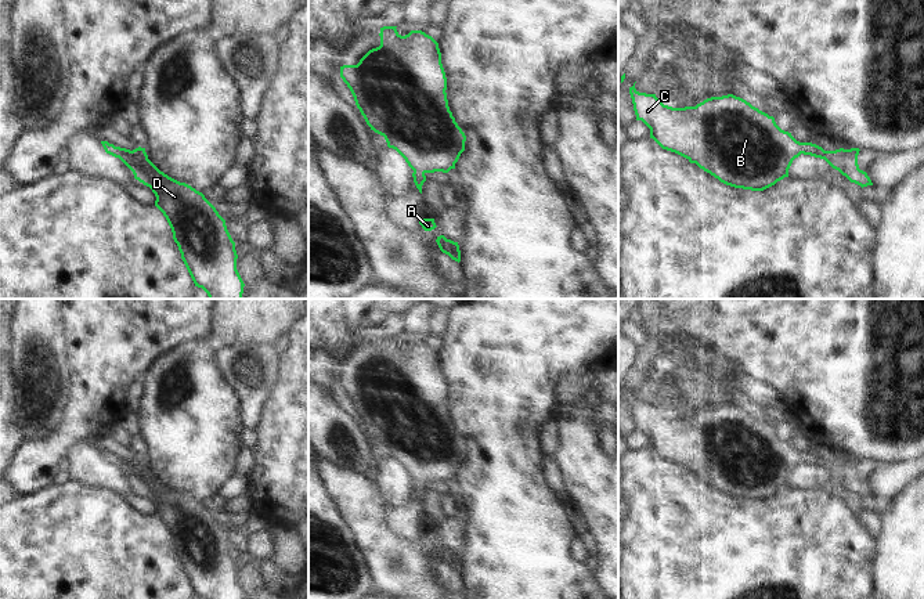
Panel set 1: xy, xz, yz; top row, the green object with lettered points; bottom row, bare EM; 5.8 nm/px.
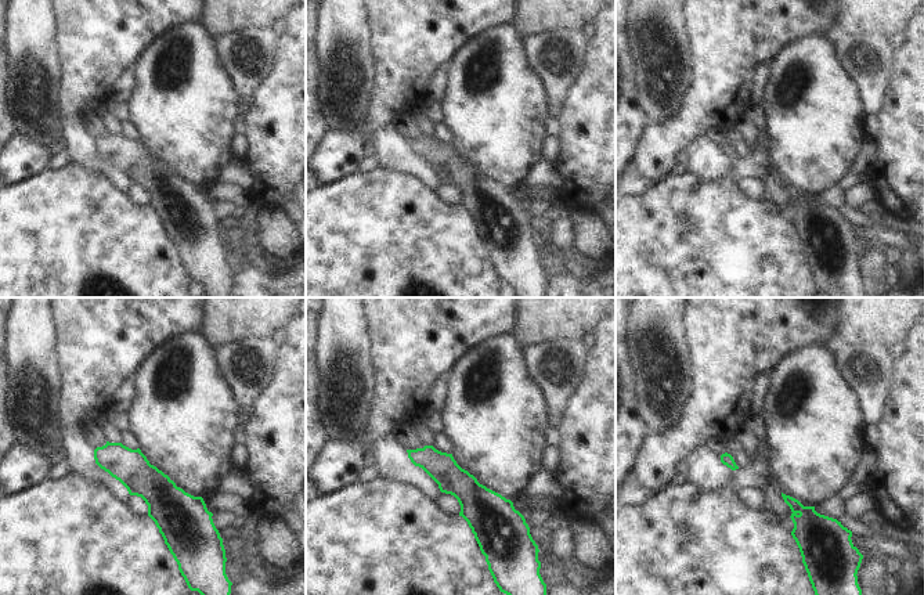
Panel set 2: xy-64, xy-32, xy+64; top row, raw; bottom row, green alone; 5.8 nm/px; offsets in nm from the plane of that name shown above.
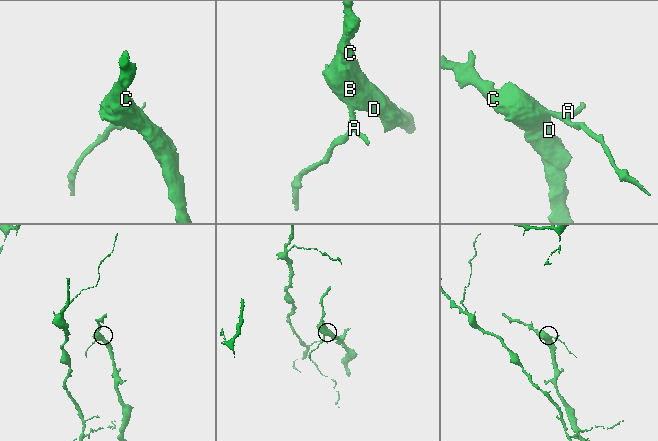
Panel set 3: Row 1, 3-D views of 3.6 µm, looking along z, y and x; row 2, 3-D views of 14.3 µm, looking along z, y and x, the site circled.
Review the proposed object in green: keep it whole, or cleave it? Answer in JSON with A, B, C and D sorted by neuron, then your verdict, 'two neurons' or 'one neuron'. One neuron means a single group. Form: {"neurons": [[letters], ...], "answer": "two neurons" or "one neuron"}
{"neurons": [["A", "B", "C", "D"]], "answer": "one neuron"}

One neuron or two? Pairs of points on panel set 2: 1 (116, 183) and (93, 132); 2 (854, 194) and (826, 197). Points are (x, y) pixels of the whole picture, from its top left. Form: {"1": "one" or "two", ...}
{"1": "two", "2": "one"}

